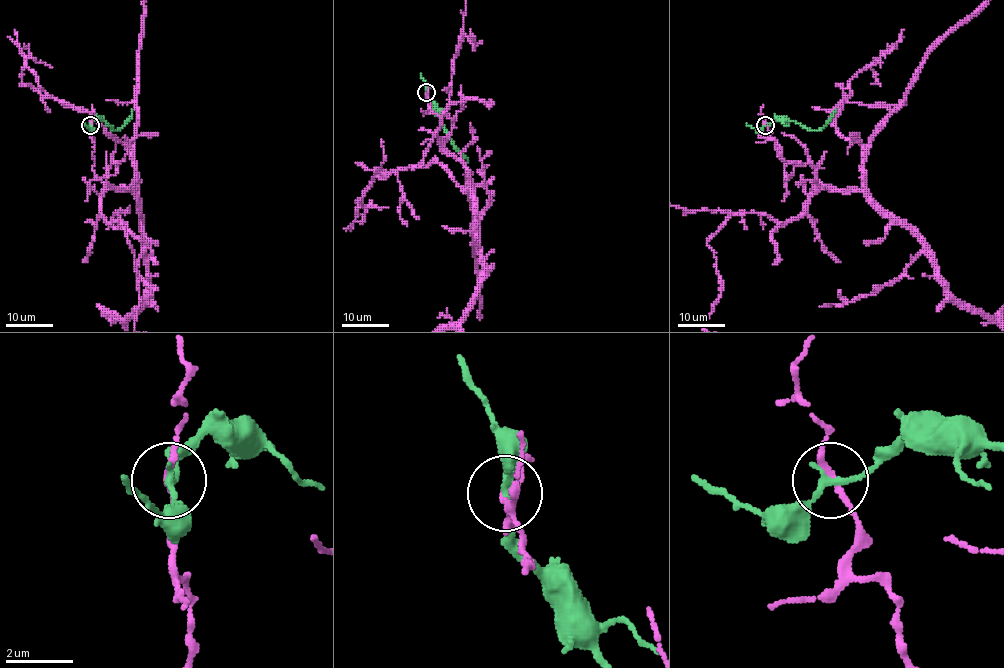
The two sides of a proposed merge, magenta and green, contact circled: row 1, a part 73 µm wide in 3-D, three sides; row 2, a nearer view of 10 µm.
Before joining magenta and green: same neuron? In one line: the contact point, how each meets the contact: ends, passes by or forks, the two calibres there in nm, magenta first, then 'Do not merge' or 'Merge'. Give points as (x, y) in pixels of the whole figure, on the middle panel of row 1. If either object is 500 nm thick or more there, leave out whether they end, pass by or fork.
Place: (426, 92). At the ring magenta passes by. At the ring green passes by. Thickness 160 nm (magenta) against 190 nm. Do not merge

